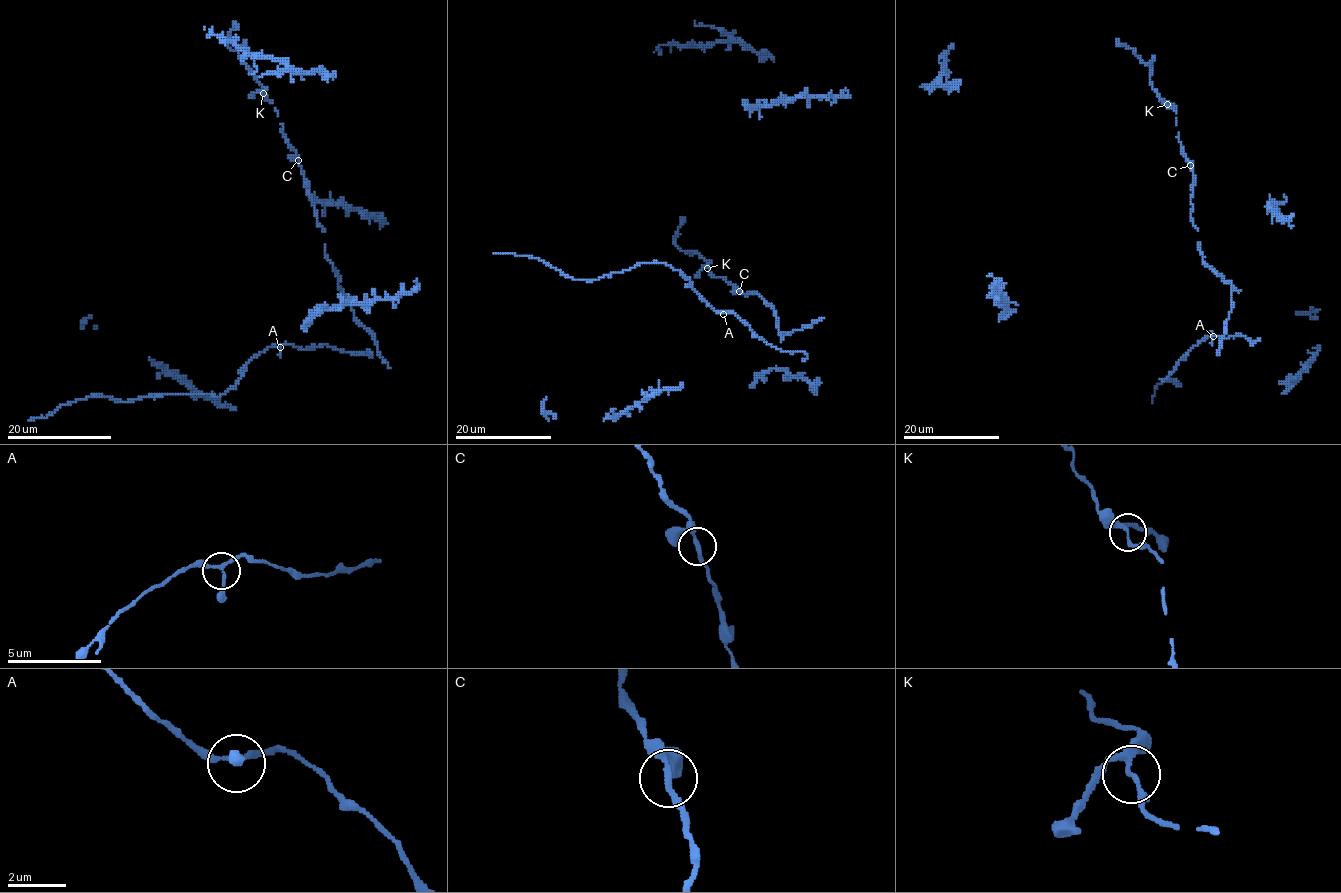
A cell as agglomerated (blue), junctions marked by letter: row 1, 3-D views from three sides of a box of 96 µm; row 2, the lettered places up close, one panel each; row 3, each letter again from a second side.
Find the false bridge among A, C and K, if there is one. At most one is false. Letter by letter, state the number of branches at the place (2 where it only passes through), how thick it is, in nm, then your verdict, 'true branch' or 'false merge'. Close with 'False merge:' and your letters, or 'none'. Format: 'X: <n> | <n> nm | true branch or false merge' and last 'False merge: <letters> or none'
A: 3 | 170 nm | true branch
C: 3 | 180 nm | true branch
K: 3 | 160 nm | true branch
False merge: none

